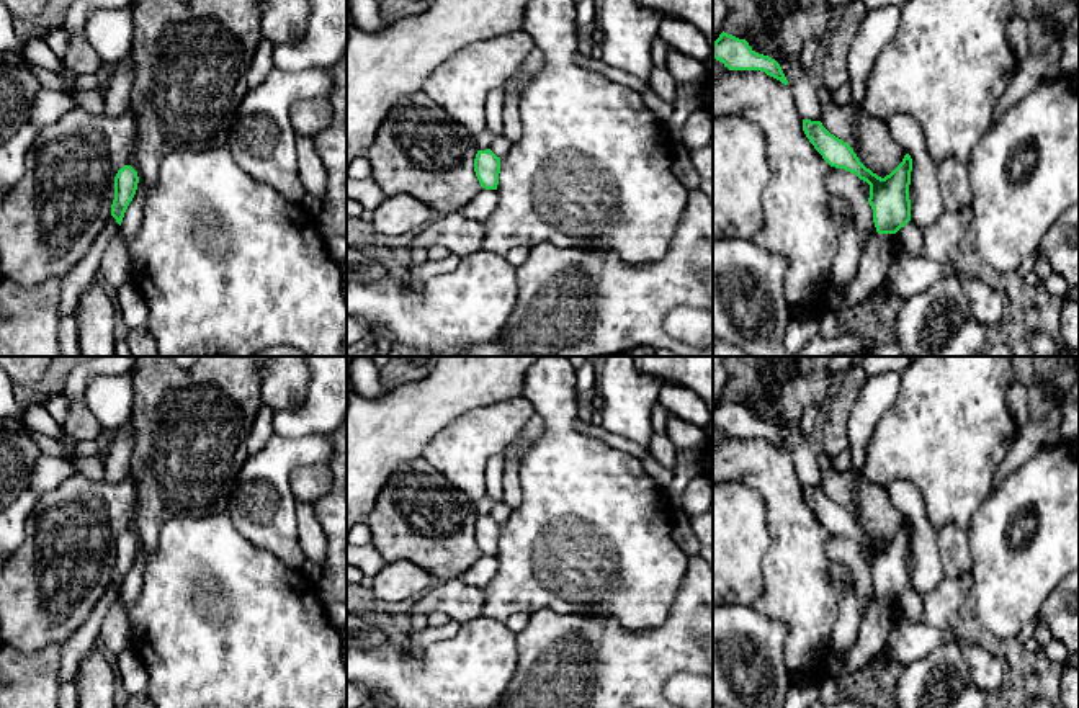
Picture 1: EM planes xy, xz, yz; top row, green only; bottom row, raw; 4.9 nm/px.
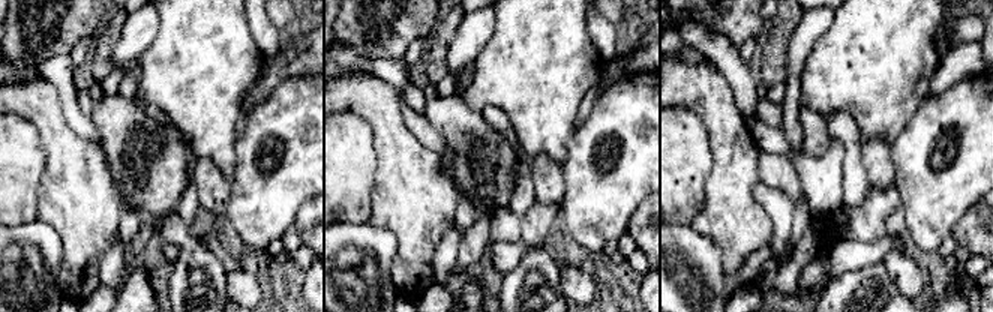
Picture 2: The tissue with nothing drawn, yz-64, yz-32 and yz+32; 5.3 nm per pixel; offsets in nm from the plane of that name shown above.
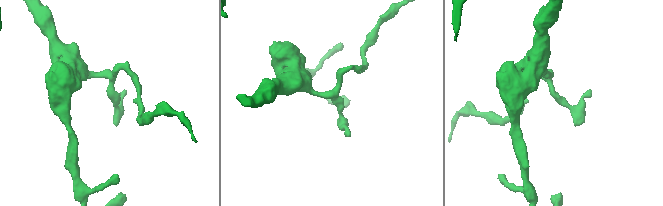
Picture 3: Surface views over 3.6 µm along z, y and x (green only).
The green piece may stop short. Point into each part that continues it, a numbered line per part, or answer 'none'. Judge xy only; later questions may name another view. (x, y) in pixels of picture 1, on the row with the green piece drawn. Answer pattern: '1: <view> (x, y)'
none

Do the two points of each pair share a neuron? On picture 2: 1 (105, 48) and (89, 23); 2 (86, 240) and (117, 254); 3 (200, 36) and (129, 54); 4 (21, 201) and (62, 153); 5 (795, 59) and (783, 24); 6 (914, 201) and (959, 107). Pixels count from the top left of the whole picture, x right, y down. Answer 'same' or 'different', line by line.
1: different
2: different
3: different
4: different
5: different
6: same

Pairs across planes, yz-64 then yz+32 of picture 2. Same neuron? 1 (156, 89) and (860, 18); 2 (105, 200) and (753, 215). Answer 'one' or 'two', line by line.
1: one
2: one

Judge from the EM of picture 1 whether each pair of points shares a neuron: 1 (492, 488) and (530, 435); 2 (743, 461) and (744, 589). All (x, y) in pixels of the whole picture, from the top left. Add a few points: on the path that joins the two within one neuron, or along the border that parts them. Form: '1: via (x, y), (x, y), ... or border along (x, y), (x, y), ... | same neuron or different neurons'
1: border along (504, 453), (502, 496), (499, 499) | different neurons
2: border along (729, 479), (751, 486), (761, 496), (767, 514) | different neurons

